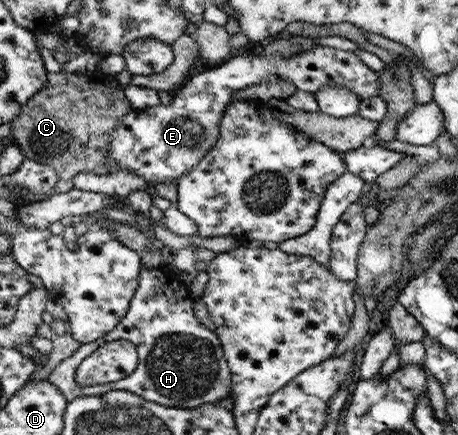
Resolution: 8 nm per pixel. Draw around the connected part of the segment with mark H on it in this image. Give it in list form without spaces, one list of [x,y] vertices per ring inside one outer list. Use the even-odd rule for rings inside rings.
[[[144,266],[140,274],[140,287],[131,299],[131,309],[116,329],[94,342],[81,344],[68,359],[57,365],[47,380],[59,388],[68,403],[83,395],[92,397],[110,391],[130,391],[164,407],[197,409],[219,403],[231,394],[230,371],[219,336],[194,317],[194,297],[190,291],[186,291],[186,287],[172,287],[178,283],[176,279],[178,274],[172,273],[170,267],[148,269]],[[117,339],[130,340],[136,345],[139,357],[136,370],[120,381],[81,387],[76,382],[80,363],[100,346]]]

